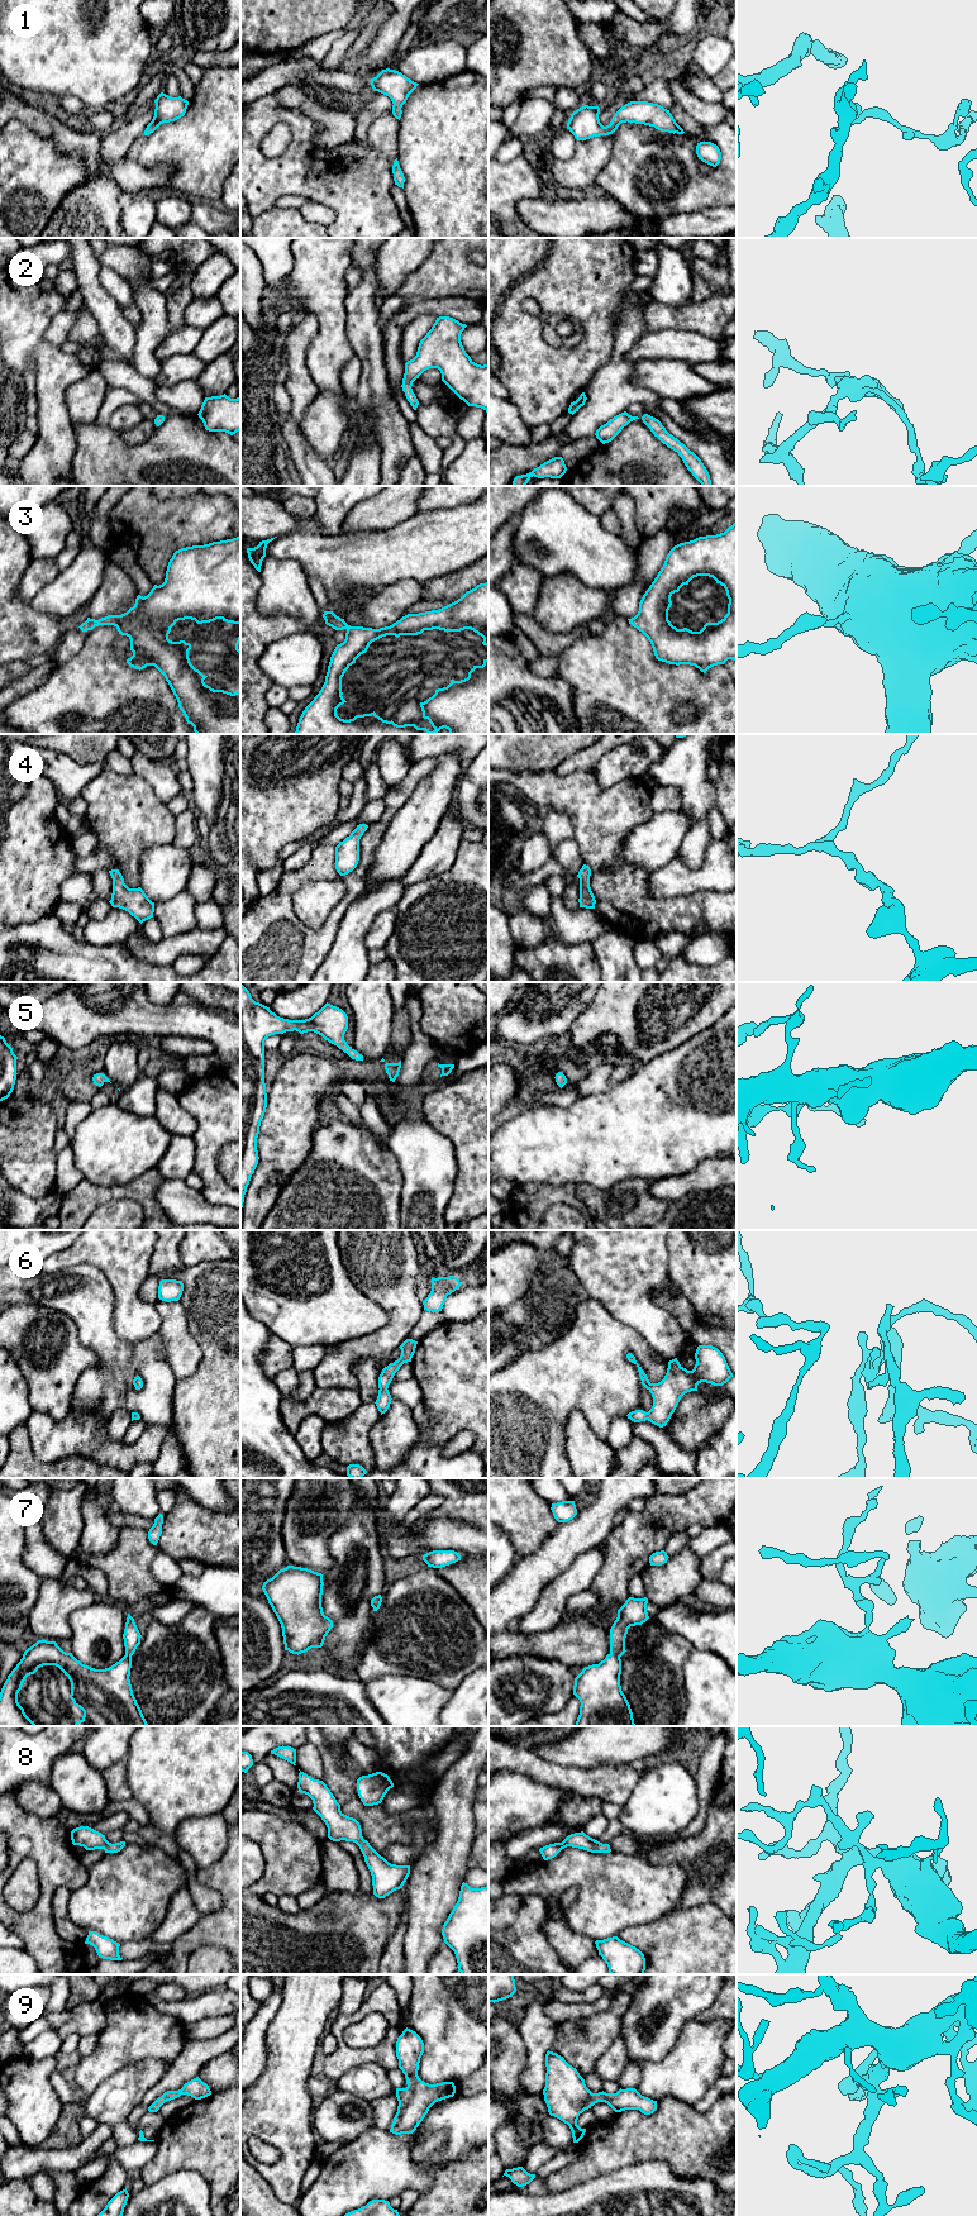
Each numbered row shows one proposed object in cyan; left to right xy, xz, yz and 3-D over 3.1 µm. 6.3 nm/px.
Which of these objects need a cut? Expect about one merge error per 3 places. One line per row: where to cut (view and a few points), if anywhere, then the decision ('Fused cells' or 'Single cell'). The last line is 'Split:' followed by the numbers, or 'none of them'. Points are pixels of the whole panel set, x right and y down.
1: No split. Single cell
2: No split. Single cell
3: No split. Single cell
4: No split. Single cell
5: No split. Single cell
6: No split. Single cell
7: No split. Single cell
8: No split. Single cell
9: No split. Single cell
Split: none of them

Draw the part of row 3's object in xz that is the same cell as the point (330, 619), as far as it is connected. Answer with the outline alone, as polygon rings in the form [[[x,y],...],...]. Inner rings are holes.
[[[488,582],[477,585],[457,601],[439,610],[408,614],[392,625],[380,629],[351,626],[333,611],[324,611],[323,618],[325,624],[333,629],[345,629],[345,639],[335,647],[330,657],[325,682],[319,694],[302,711],[295,734],[438,734],[443,728],[448,729],[449,734],[488,734],[488,658],[483,659],[482,666],[473,666],[467,678],[461,681],[451,680],[447,687],[435,690],[432,697],[420,702],[423,718],[429,720],[434,728],[433,731],[426,728],[418,728],[415,724],[397,725],[392,720],[383,720],[375,711],[356,715],[349,720],[340,719],[337,715],[337,709],[347,702],[342,696],[342,677],[356,663],[356,659],[367,652],[370,644],[382,637],[418,635],[424,630],[433,629],[447,633],[471,629],[483,638],[483,645],[488,645]]]

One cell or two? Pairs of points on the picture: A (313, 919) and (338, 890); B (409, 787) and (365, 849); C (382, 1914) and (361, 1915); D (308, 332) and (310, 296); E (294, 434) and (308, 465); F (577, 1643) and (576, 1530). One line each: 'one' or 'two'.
A: one
B: one
C: one
D: two
E: one
F: two

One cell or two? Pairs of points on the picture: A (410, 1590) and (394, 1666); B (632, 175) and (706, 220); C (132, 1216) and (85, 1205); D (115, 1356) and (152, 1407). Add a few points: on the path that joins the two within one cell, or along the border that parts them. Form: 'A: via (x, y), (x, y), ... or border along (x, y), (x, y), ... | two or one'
A: via (410, 1609), (410, 1633), (396, 1647) | one
B: border along (723, 205), (694, 211), (680, 211), (665, 217) | two
C: border along (127, 1200), (108, 1200), (89, 1216) | two
D: via (132, 1359), (152, 1380), (152, 1391) | one

